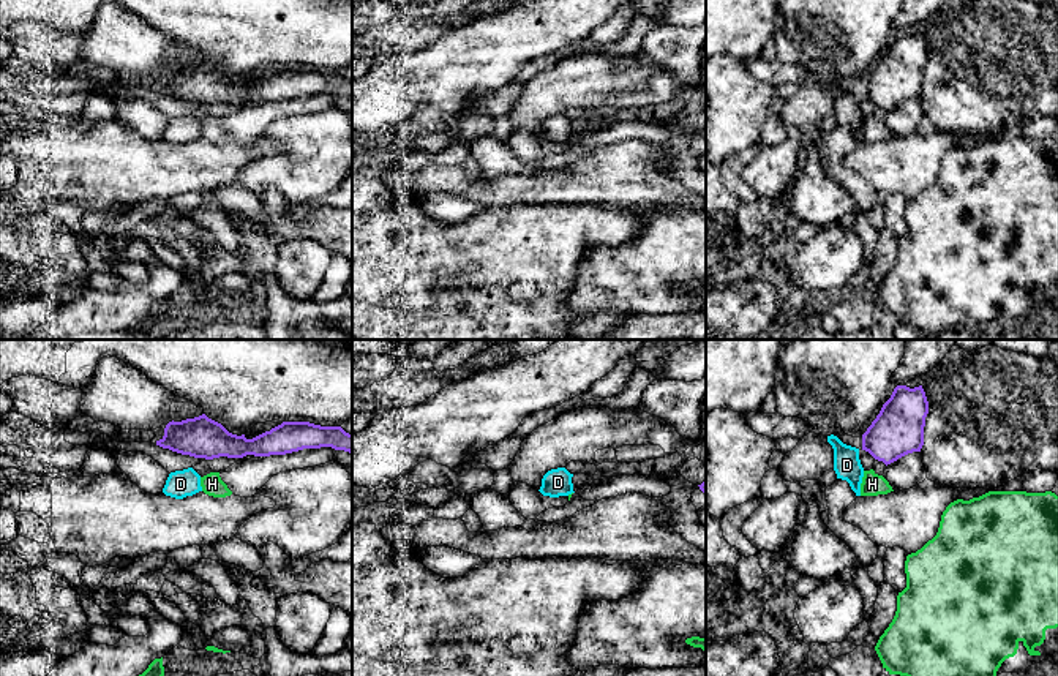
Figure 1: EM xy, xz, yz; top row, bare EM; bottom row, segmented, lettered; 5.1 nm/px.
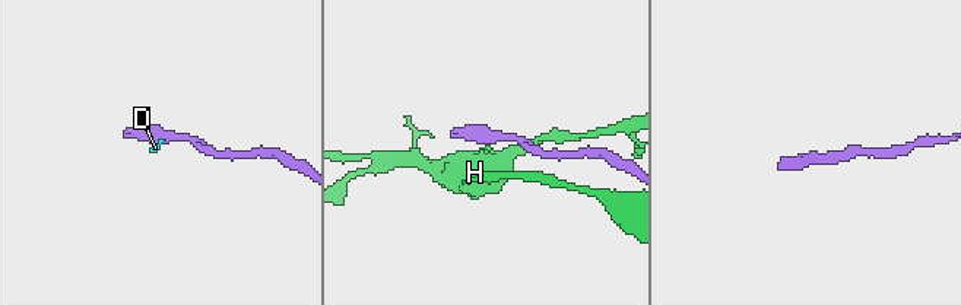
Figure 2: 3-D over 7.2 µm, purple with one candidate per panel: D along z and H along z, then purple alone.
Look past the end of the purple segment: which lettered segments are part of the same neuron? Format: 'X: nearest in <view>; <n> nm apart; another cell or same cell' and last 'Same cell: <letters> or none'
D: nearest in yz; 20 nm apart; another cell
H: nearest in yz; 60 nm apart; another cell
Same cell: none

